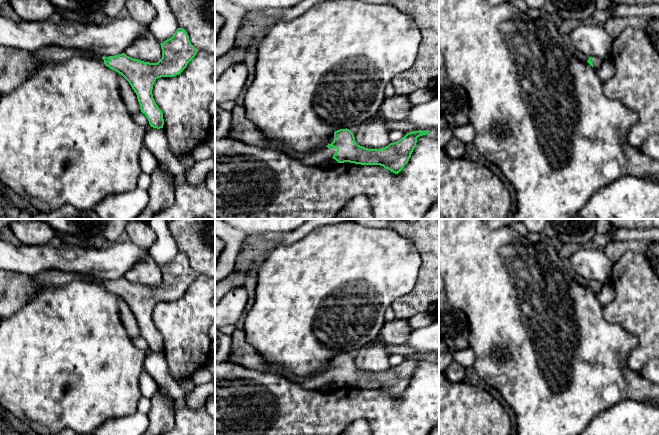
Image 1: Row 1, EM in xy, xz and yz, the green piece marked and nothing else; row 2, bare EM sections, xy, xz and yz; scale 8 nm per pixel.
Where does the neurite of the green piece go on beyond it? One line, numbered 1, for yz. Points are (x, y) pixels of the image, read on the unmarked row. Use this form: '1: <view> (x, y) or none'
1: yz (597, 286)

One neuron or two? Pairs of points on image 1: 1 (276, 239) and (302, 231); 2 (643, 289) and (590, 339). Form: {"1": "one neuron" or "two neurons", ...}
{"1": "one neuron", "2": "two neurons"}

